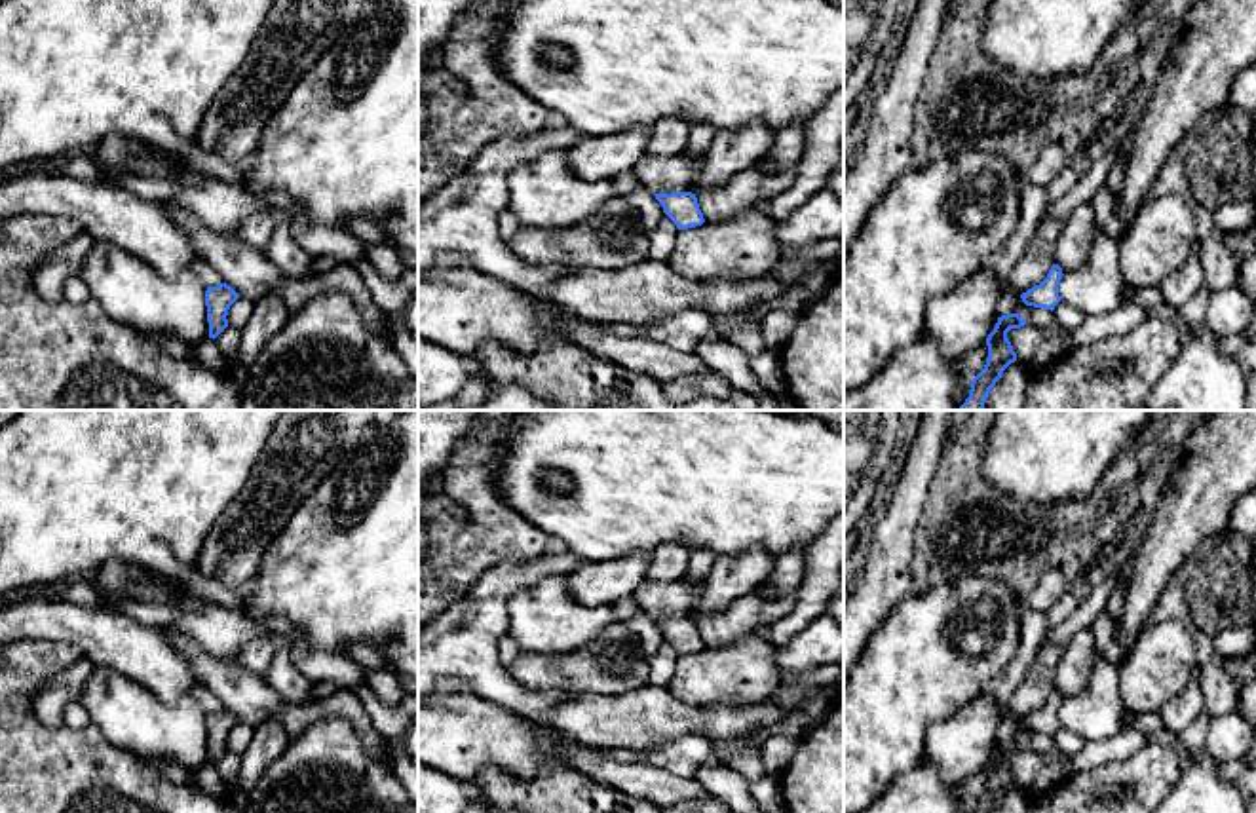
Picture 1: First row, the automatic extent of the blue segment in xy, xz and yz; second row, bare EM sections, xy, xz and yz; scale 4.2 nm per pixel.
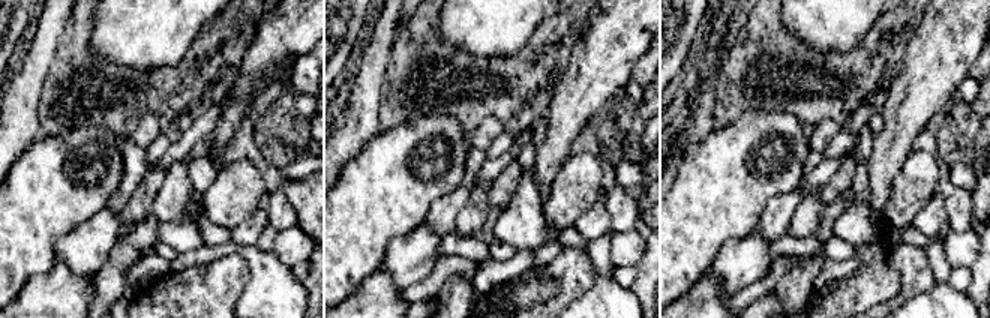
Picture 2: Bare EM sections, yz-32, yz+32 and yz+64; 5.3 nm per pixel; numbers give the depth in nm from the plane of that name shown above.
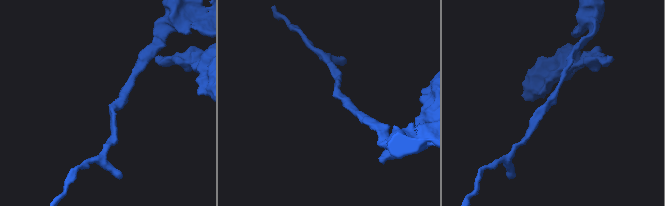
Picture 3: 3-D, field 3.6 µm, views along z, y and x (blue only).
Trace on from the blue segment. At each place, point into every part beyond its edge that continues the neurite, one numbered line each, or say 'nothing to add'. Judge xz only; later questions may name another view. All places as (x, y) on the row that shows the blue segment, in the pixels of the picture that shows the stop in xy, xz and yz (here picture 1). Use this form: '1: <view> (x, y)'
nothing to add

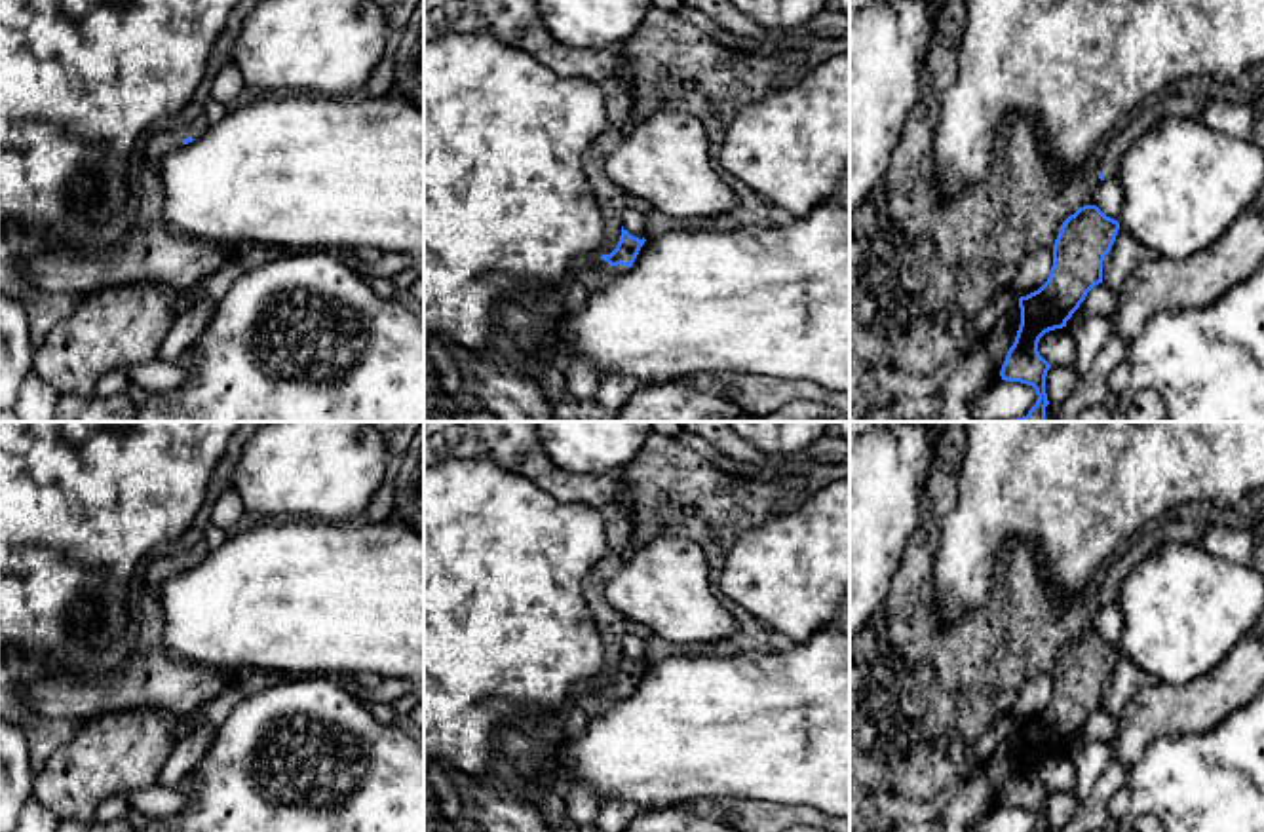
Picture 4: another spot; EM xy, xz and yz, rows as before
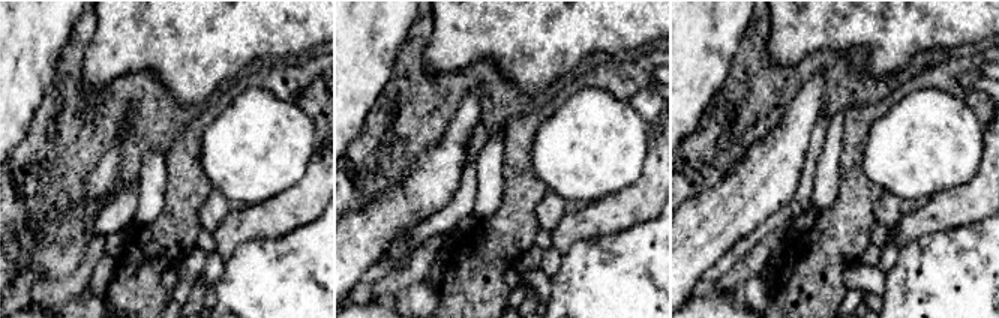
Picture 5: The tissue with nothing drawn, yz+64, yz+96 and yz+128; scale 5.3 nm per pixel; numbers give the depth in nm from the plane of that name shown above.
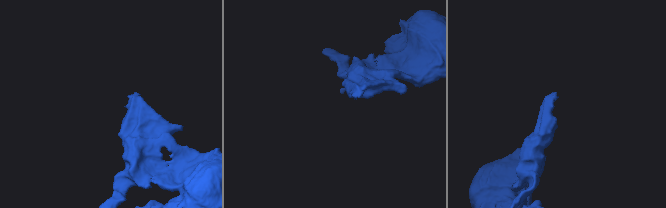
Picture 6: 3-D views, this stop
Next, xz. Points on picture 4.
1: xz (592, 274)

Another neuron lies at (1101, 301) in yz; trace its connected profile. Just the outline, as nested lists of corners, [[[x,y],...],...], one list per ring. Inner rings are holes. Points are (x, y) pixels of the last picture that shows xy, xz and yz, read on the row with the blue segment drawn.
[[[1104,283],[1095,285],[1080,308],[1066,321],[1066,329],[1074,332],[1089,315],[1110,317],[1118,308],[1118,293],[1110,291]]]

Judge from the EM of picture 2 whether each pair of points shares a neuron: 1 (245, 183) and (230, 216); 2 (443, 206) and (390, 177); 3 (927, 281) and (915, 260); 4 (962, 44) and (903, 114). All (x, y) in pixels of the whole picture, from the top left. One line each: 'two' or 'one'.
1: one
2: two
3: one
4: one

